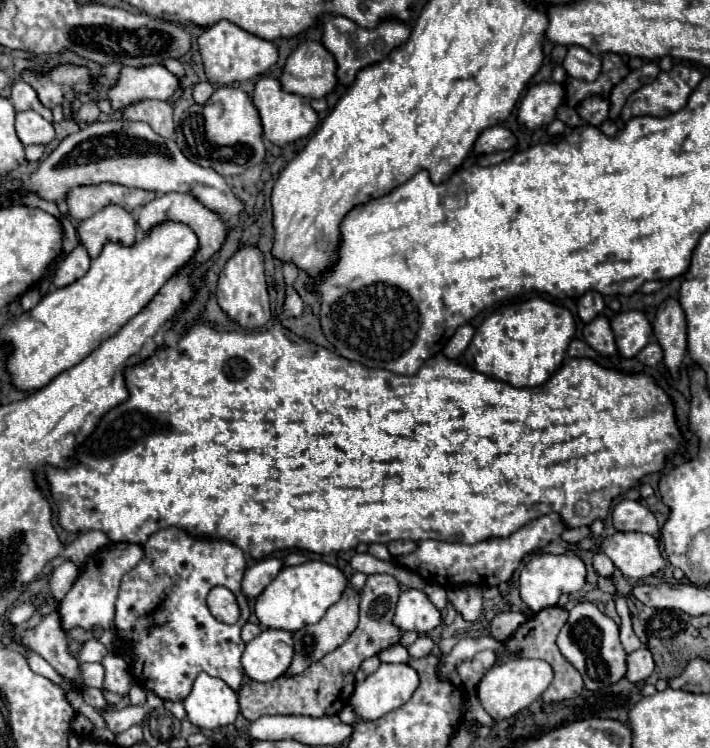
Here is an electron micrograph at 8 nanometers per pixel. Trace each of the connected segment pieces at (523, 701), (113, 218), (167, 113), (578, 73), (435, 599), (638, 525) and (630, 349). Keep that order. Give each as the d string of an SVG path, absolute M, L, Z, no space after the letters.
M519 658L519 660L509 660L505 664L493 666L479 682L477 686L477 696L485 712L493 720L505 720L511 718L513 714L521 712L529 704L533 704L551 684L553 680L553 668L545 660L531 660L531 658Z
M105 206L103 210L95 212L91 218L83 220L79 224L77 232L79 232L79 240L87 246L89 256L95 258L95 256L99 256L101 248L111 240L119 240L121 244L133 244L137 240L137 222L129 210L125 210L121 206Z
M145 100L123 110L123 122L147 122L159 136L173 136L173 104L161 100Z
M571 46L563 60L563 68L573 78L593 82L601 72L601 58L583 46Z
M427 584L425 594L427 594L427 598L435 604L435 608L439 608L439 610L443 610L443 608L445 608L445 604L447 604L445 588L441 588L439 584Z
M621 500L615 508L613 508L613 526L619 532L625 530L635 530L635 532L647 532L651 536L657 538L657 520L651 514L649 508L645 508L641 502L635 500Z
M621 312L611 318L611 330L619 352L625 358L633 358L651 336L651 324L643 312Z

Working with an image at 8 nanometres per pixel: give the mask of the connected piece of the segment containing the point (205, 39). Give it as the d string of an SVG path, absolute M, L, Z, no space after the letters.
M221 20L221 22L213 24L211 28L207 28L199 36L197 42L199 42L199 52L203 58L207 80L217 86L251 80L251 78L263 74L265 70L269 70L277 62L277 56L279 56L275 42L249 34L247 30L235 26L233 22L227 22L227 20Z

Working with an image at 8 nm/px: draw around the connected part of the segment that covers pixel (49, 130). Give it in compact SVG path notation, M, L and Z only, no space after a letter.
M23 110L17 112L17 136L19 140L29 146L29 144L49 144L55 136L55 130L51 122L47 122L43 116L39 116L33 110Z

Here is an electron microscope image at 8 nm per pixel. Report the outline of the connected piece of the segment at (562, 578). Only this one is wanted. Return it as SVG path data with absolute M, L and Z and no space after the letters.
M539 554L525 562L525 566L521 570L521 578L519 578L519 592L521 592L521 600L533 612L539 612L543 608L555 606L557 600L561 598L561 594L573 594L573 592L581 590L583 584L585 584L585 564L581 562L579 556L575 556L575 554L561 554L561 556Z

